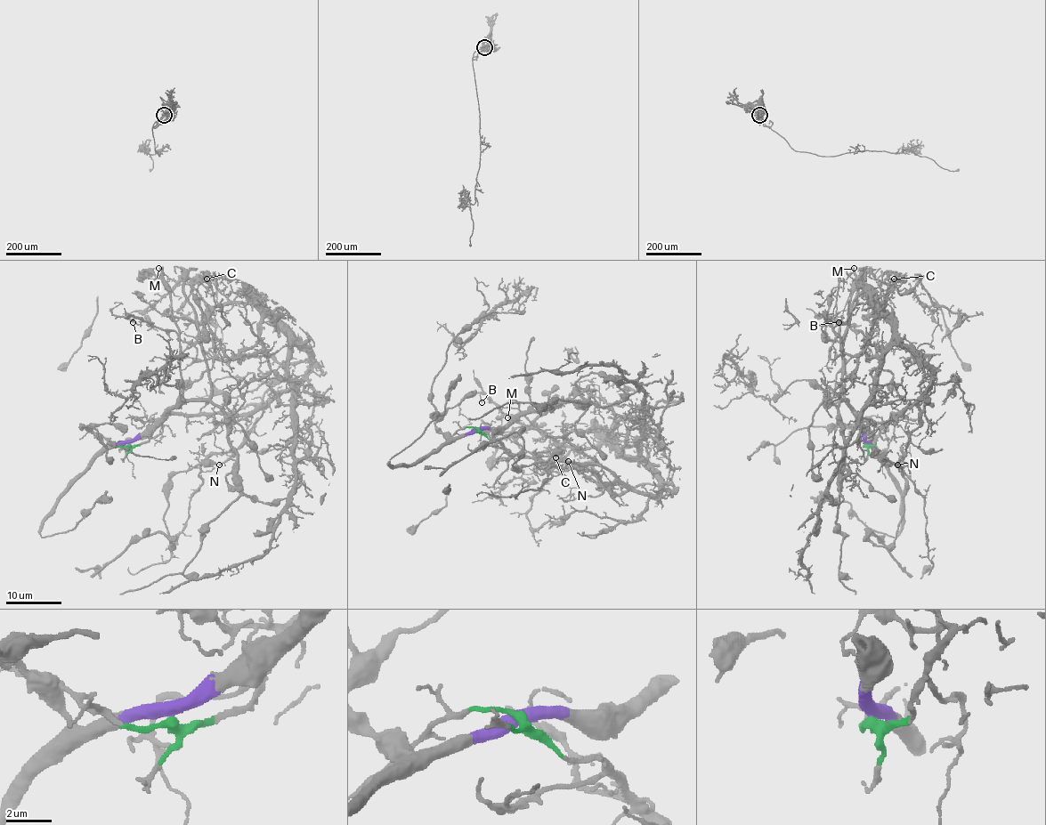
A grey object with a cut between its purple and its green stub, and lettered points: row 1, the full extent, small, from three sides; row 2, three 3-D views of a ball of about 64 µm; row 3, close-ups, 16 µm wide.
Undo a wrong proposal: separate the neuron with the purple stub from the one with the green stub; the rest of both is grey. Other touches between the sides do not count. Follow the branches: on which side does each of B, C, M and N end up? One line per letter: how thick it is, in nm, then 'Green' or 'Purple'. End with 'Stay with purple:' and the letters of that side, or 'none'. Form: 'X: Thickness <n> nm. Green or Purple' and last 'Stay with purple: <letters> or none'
B: Thickness 130 nm. Green
C: Thickness 130 nm. Green
M: Thickness 240 nm. Purple
N: Thickness 90 nm. Green
Stay with purple: M

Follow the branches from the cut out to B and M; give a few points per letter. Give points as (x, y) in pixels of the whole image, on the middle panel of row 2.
B: (478, 430), (520, 456), (599, 463), (658, 491), (641, 460), (562, 446), (482, 401)
M: (478, 430), (505, 428), (531, 408), (513, 418), (507, 417)

